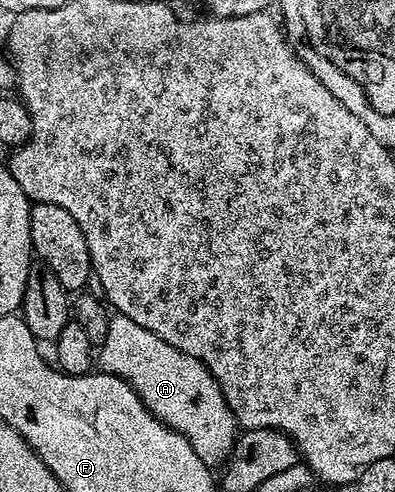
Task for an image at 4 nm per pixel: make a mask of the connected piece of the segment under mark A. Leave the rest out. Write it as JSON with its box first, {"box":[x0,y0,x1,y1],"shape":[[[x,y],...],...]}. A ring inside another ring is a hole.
{"box":[99,313,239,465],"shape":[[[113,313],[109,317],[107,337],[99,346],[99,367],[104,374],[114,375],[127,381],[131,385],[131,389],[135,389],[135,393],[139,393],[143,405],[147,405],[147,409],[154,417],[185,437],[191,445],[191,449],[195,449],[195,453],[199,453],[199,457],[204,463],[221,465],[228,459],[229,452],[233,450],[237,441],[239,424],[223,397],[217,378],[209,372],[207,365],[203,365],[203,361],[175,349],[175,345],[167,345],[167,341],[163,341],[163,337],[151,333],[151,329],[143,329],[143,325],[135,325],[135,321],[131,321],[131,317]]]}

